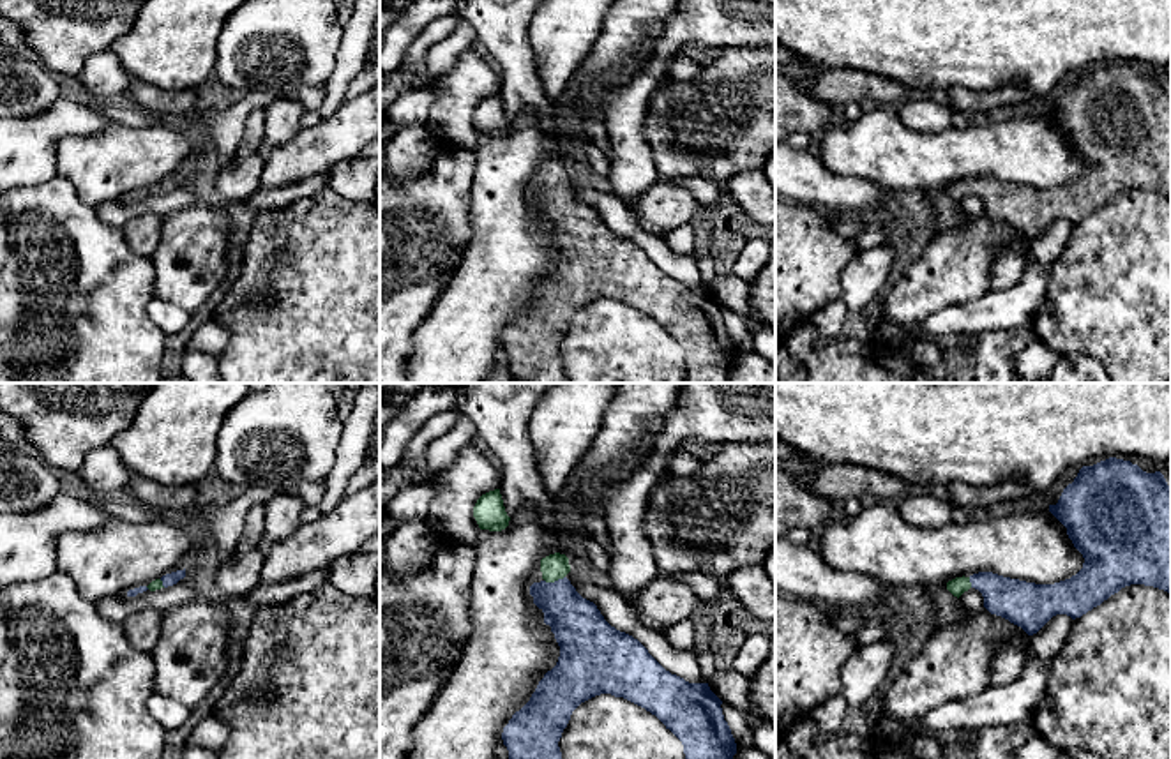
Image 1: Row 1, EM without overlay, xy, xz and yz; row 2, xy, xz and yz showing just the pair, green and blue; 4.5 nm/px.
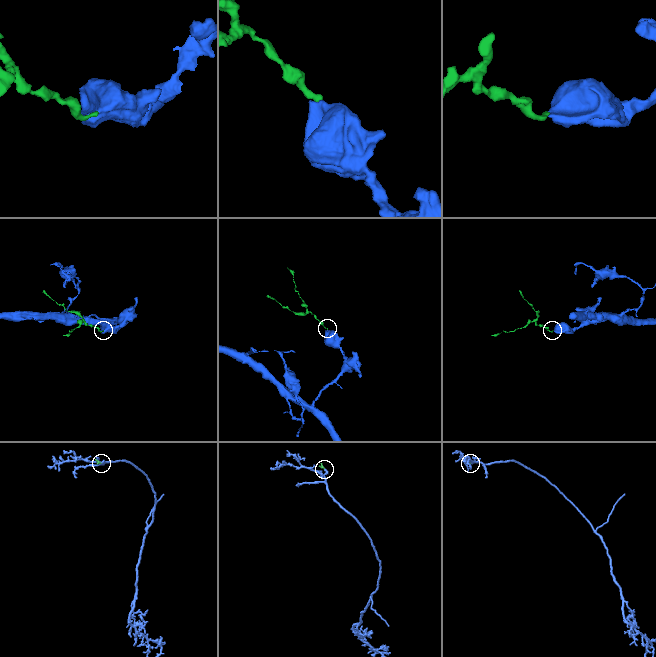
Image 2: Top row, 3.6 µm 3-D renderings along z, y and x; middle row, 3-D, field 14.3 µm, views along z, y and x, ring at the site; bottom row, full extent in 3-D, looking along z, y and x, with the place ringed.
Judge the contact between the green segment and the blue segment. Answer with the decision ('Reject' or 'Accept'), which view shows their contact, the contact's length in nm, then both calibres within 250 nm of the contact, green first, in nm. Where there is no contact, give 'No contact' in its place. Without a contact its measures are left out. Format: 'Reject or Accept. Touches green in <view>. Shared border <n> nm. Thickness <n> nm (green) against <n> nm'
Accept. Touches green in xz. Shared border 100 nm. Thickness 120 nm (green) against 240 nm

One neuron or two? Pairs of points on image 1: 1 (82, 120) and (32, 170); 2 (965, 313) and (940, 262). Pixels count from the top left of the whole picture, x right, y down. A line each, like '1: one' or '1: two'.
1: one
2: two

